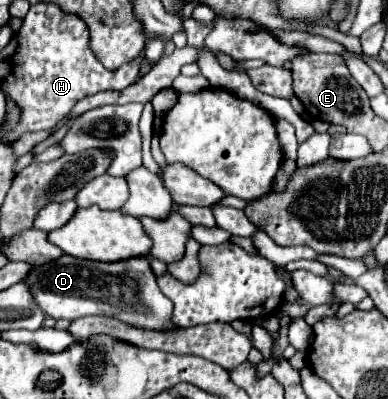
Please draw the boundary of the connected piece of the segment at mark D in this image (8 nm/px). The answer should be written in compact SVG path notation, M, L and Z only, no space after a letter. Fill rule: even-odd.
M62 255L44 265L32 267L26 277L36 305L42 307L50 319L76 319L84 315L106 315L118 317L136 327L164 329L174 327L170 323L172 301L168 301L156 285L156 275L150 267L148 257L132 257L116 263L76 259Z

